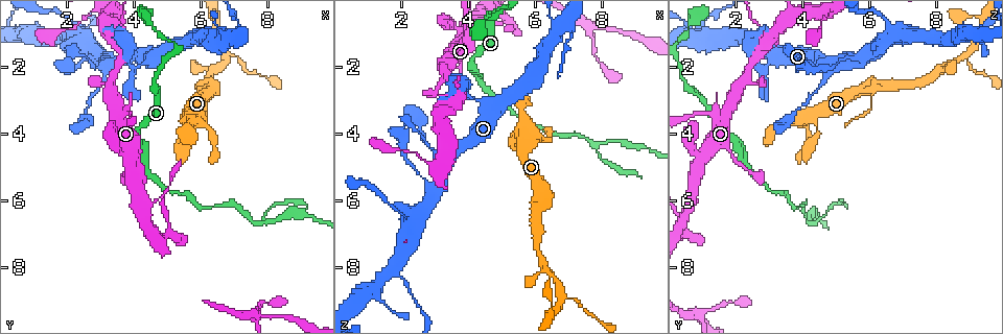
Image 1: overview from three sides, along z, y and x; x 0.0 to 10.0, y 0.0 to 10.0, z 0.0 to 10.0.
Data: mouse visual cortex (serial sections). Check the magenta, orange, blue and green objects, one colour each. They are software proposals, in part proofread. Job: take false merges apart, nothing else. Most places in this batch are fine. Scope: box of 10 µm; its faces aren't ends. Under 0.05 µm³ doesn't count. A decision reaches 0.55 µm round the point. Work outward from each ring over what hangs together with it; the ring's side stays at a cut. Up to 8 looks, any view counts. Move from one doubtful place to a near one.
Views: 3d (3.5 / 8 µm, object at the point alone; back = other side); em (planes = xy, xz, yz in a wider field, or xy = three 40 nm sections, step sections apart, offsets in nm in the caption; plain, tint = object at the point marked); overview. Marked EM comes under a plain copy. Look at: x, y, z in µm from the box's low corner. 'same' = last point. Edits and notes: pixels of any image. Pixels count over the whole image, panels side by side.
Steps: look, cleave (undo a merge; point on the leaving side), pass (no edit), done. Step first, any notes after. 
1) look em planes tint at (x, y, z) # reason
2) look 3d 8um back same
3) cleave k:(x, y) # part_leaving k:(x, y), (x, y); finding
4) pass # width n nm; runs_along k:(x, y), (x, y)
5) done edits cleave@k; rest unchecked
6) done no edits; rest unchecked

look 3d 3.5um back at (6.90, 1.15, 0.80) # looks like a crossing

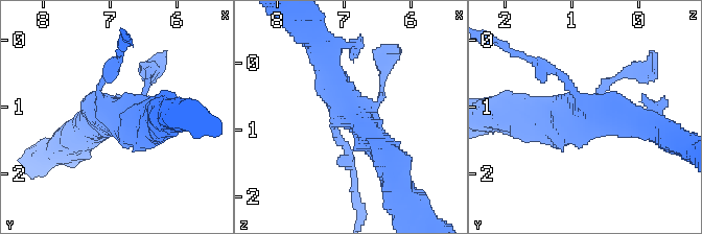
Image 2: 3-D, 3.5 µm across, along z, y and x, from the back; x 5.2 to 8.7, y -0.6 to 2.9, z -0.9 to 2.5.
look em xy step 2 tint at (6.95, 1.10, 0.70) # now the EM

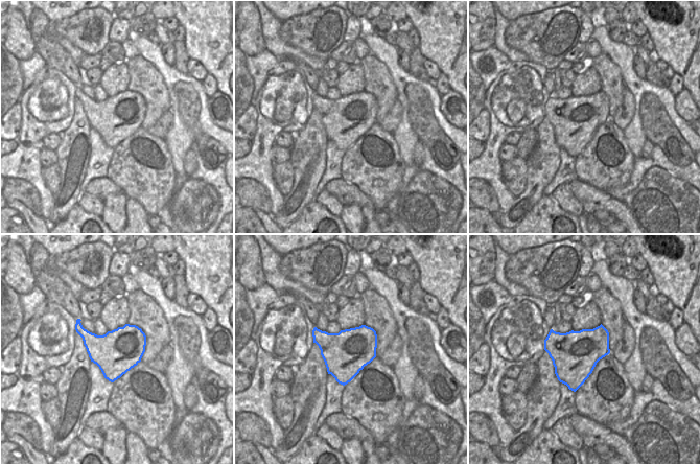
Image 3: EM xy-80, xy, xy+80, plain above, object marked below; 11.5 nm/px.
pass # width 500 nm; runs_along 2:(390, 163), (348, 113), (329, 65); all the same cell

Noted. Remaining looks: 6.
look 3d 3.5um at (2.30, 0.80, 4.55)

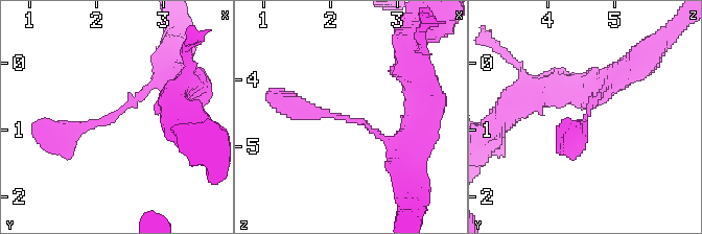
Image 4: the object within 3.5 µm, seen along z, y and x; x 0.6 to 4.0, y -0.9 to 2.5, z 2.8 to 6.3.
look em xy step 5 tint at (2.30, 0.75, 4.55) # arm_widths 150, 250 nm

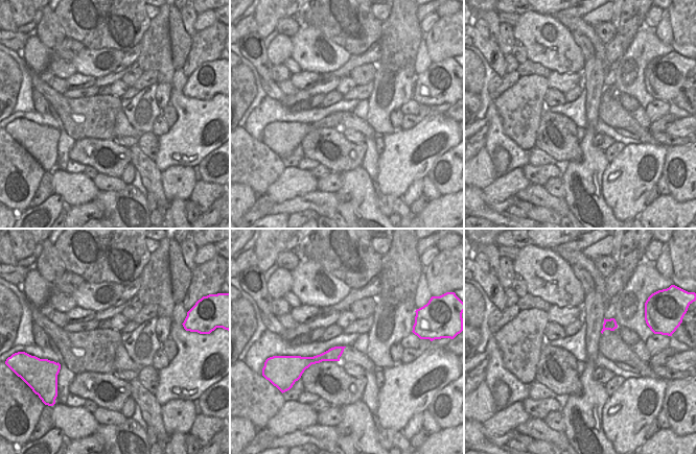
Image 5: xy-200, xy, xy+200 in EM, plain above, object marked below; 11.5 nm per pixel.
pass # runs_along 5:(341, 349), (331, 355), (305, 362); one cell here

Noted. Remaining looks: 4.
look 3d 3.5um back at (6.80, 1.70, 8.80)

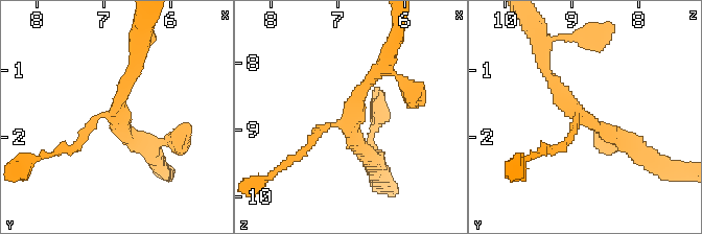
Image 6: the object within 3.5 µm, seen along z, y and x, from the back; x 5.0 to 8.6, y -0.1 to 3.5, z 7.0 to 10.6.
look em xy step 2 tint at (6.75, 1.70, 8.80) # arms 3; arm_widths 150, 200, 200 nm; need the tissue

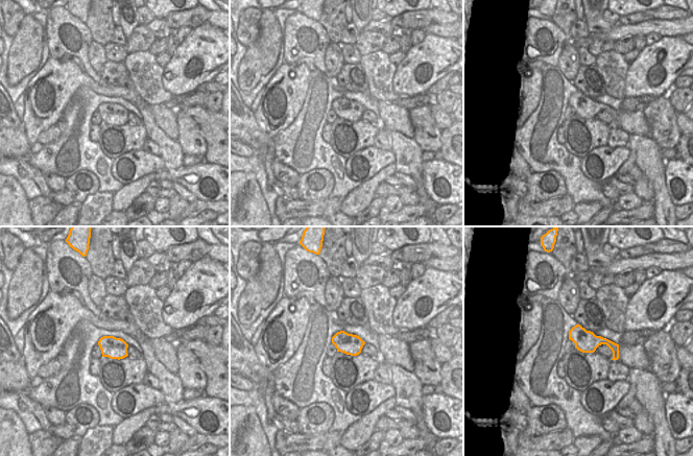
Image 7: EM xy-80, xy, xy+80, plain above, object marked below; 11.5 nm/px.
pass # width 240 nm; runs_along 6:(634, 145), (572, 108), (543, 63); all the same cell

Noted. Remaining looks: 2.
done no edits; rest unchecked

